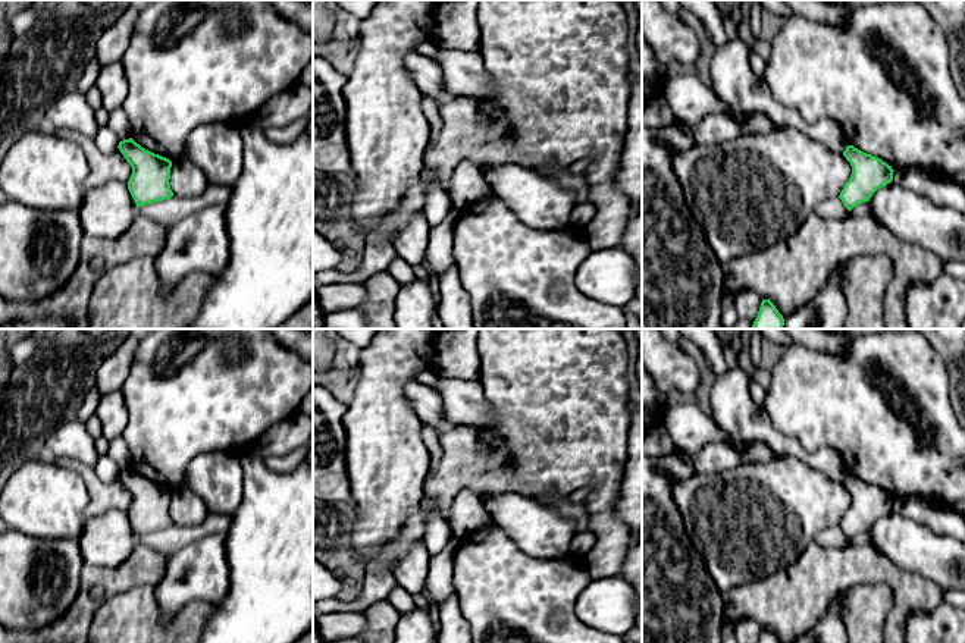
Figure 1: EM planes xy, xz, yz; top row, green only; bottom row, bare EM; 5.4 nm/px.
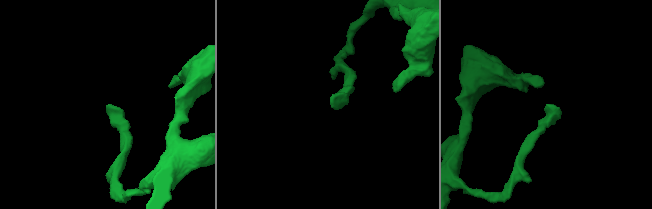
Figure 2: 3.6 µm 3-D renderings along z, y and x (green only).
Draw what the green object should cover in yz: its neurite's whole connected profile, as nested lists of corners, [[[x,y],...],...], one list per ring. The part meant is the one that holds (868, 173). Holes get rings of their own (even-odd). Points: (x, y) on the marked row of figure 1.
[[[847,145],[843,156],[852,166],[852,175],[839,198],[850,211],[861,203],[870,201],[872,194],[893,181],[893,169],[886,161]]]

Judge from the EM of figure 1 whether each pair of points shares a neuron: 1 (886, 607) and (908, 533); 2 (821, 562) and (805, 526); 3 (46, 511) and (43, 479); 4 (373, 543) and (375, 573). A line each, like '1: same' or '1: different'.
1: different
2: different
3: same
4: different

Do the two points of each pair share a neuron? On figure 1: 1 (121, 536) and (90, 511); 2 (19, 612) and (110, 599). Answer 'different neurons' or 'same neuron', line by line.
1: different neurons
2: different neurons

